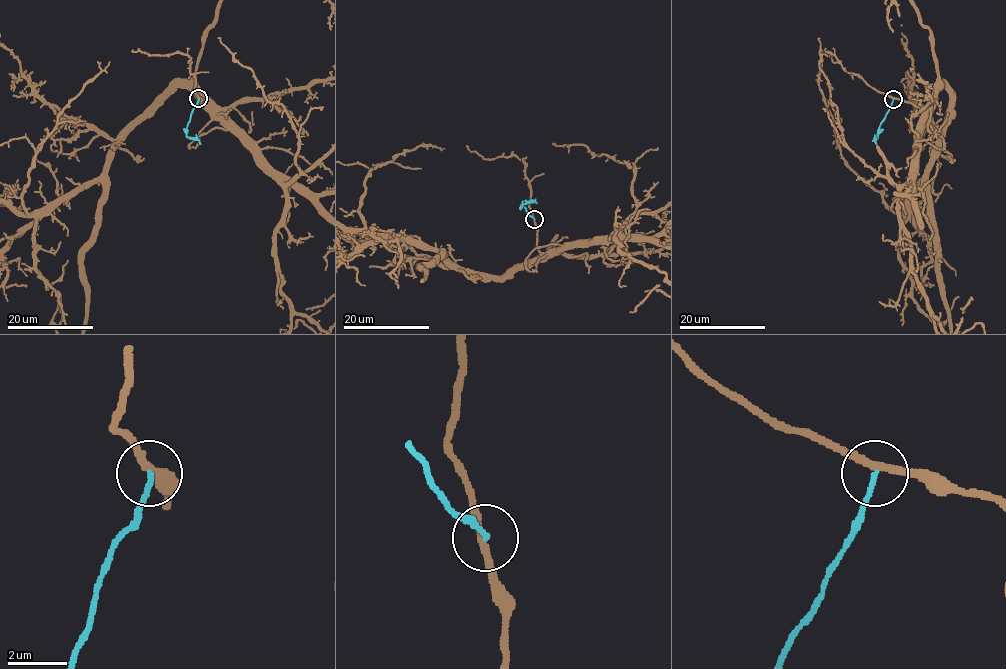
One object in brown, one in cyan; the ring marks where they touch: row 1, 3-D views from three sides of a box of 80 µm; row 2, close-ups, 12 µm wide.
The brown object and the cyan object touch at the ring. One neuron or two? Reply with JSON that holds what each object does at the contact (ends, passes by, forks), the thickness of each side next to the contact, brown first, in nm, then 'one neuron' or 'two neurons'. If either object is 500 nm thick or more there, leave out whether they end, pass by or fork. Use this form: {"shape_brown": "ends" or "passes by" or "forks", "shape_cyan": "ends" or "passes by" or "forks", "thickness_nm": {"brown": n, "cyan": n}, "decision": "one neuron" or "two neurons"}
{"shape_brown": "passes by", "shape_cyan": "ends", "thickness_nm": {"brown": 240, "cyan": 150}, "decision": "two neurons"}

